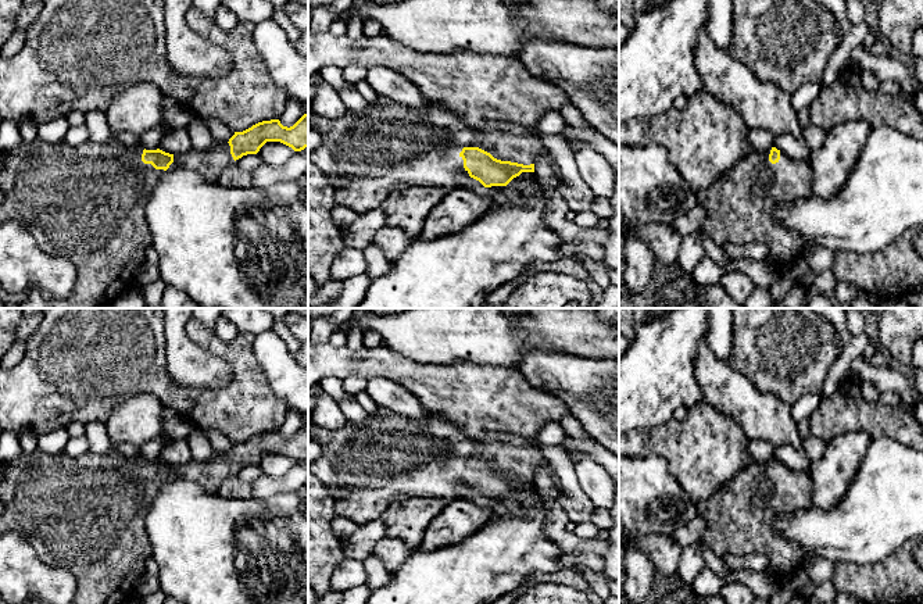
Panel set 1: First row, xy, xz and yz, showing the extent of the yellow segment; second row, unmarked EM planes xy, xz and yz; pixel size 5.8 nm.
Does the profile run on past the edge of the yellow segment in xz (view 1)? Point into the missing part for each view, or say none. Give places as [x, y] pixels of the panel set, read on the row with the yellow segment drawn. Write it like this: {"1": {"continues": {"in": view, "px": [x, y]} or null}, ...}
{"1": {"continues": {"in": "xz", "px": [386, 146]}}}

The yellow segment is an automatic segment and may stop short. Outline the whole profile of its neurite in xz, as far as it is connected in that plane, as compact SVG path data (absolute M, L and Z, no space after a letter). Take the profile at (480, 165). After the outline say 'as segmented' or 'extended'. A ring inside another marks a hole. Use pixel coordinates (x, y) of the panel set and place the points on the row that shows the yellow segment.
M382 96L361 111L347 108L340 118L325 118L311 110L308 125L323 137L322 144L308 154L308 160L325 175L346 181L343 187L335 189L335 204L351 208L358 215L380 207L393 192L409 186L443 187L450 192L461 187L468 176L484 187L507 186L522 172L534 172L534 161L544 150L539 136L518 125L483 122L473 128L441 104L426 101L423 107L411 108Z | extended

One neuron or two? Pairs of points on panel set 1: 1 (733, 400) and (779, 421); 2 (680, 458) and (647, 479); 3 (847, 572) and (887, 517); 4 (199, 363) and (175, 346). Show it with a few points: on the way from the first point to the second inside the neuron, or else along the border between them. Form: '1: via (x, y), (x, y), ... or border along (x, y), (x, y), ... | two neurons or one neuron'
1: via (744, 403), (759, 415), (768, 418) | one neuron
2: border along (636, 457), (662, 456), (686, 493) | two neurons
3: border along (884, 558), (872, 564), (834, 564) | two neurons
4: via (193, 363), (181, 351) | one neuron

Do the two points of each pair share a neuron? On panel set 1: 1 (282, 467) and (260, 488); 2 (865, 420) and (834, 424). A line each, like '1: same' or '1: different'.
1: different
2: same

